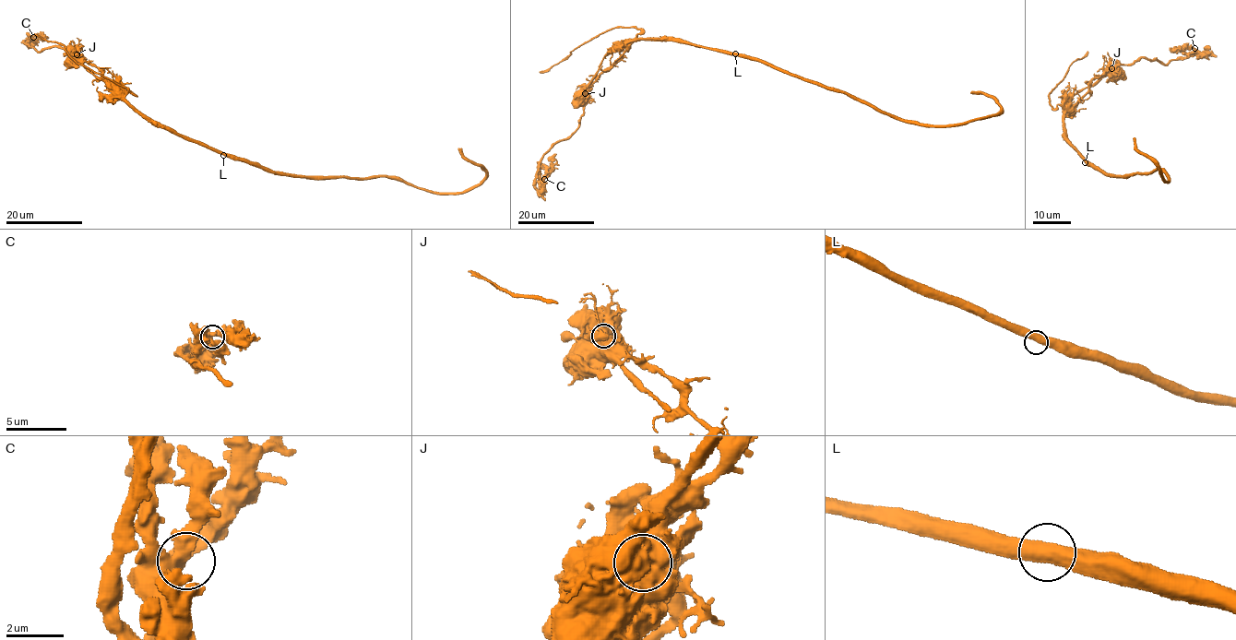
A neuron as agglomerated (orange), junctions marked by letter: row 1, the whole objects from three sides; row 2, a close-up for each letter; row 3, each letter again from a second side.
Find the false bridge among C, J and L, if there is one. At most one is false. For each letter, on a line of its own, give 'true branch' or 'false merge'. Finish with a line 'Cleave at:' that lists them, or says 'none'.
C: true branch
J: false merge
L: true branch
Cleave at: J

